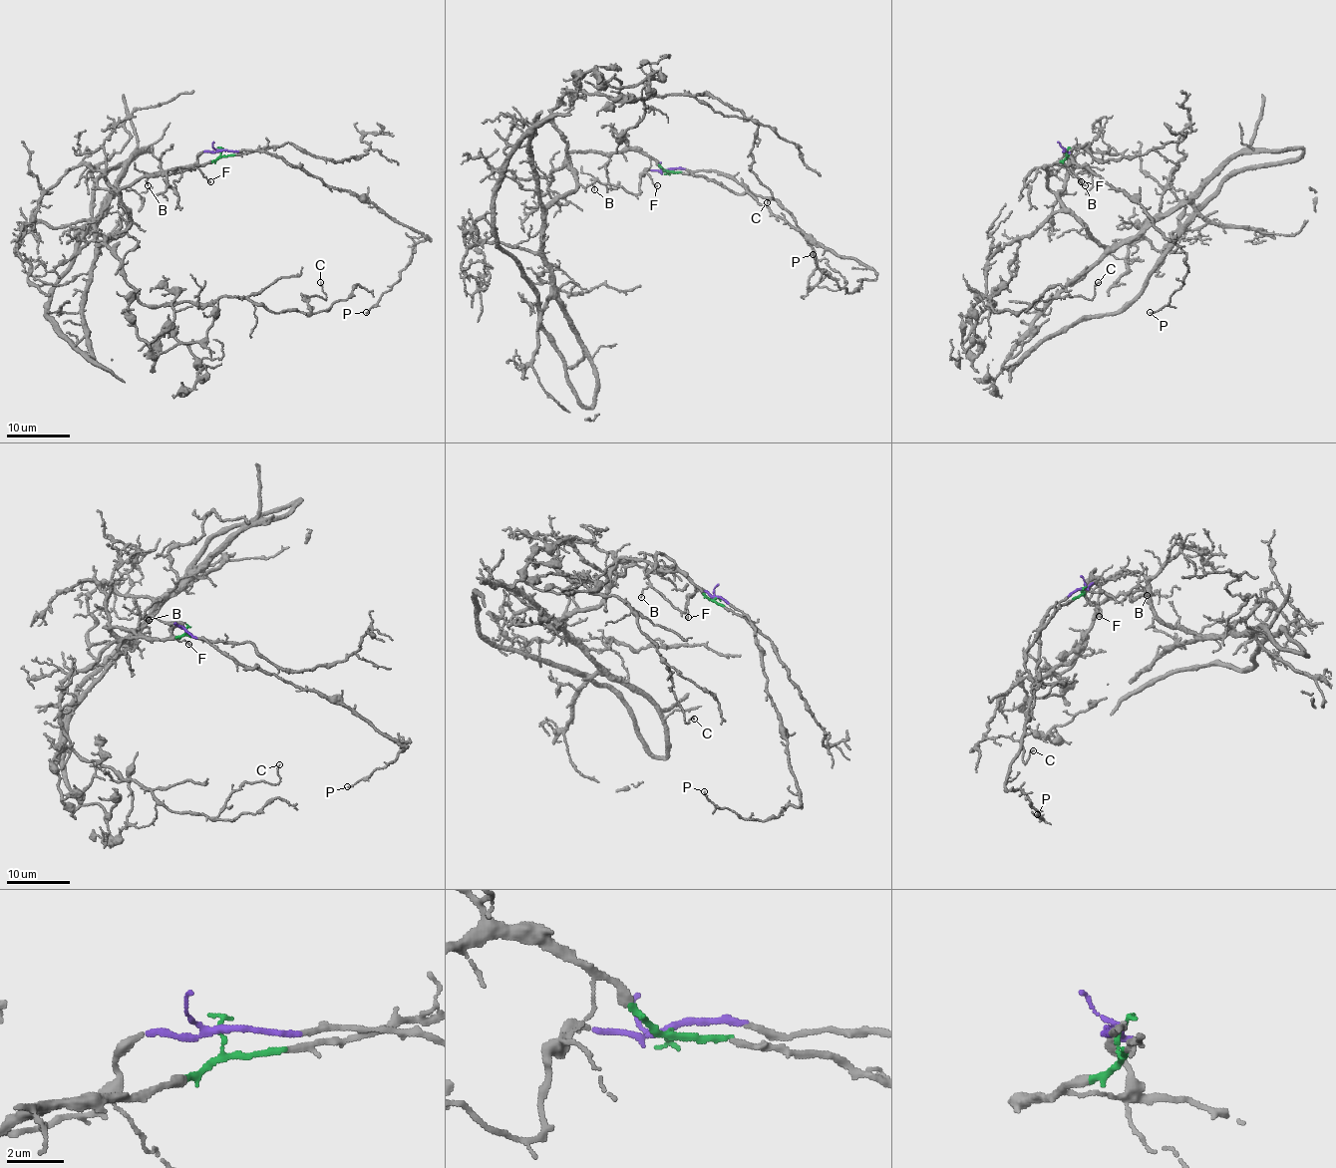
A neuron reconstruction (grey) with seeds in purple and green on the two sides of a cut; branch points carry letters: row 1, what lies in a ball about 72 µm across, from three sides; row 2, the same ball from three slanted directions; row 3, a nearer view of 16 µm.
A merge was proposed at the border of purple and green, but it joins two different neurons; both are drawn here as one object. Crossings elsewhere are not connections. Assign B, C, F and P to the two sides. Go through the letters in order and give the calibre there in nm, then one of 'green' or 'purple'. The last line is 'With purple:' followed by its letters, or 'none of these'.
B: calibre 80 nm; purple
C: calibre 120 nm; green
F: calibre 110 nm; purple
P: calibre 130 nm; purple
With purple: B, F, P

